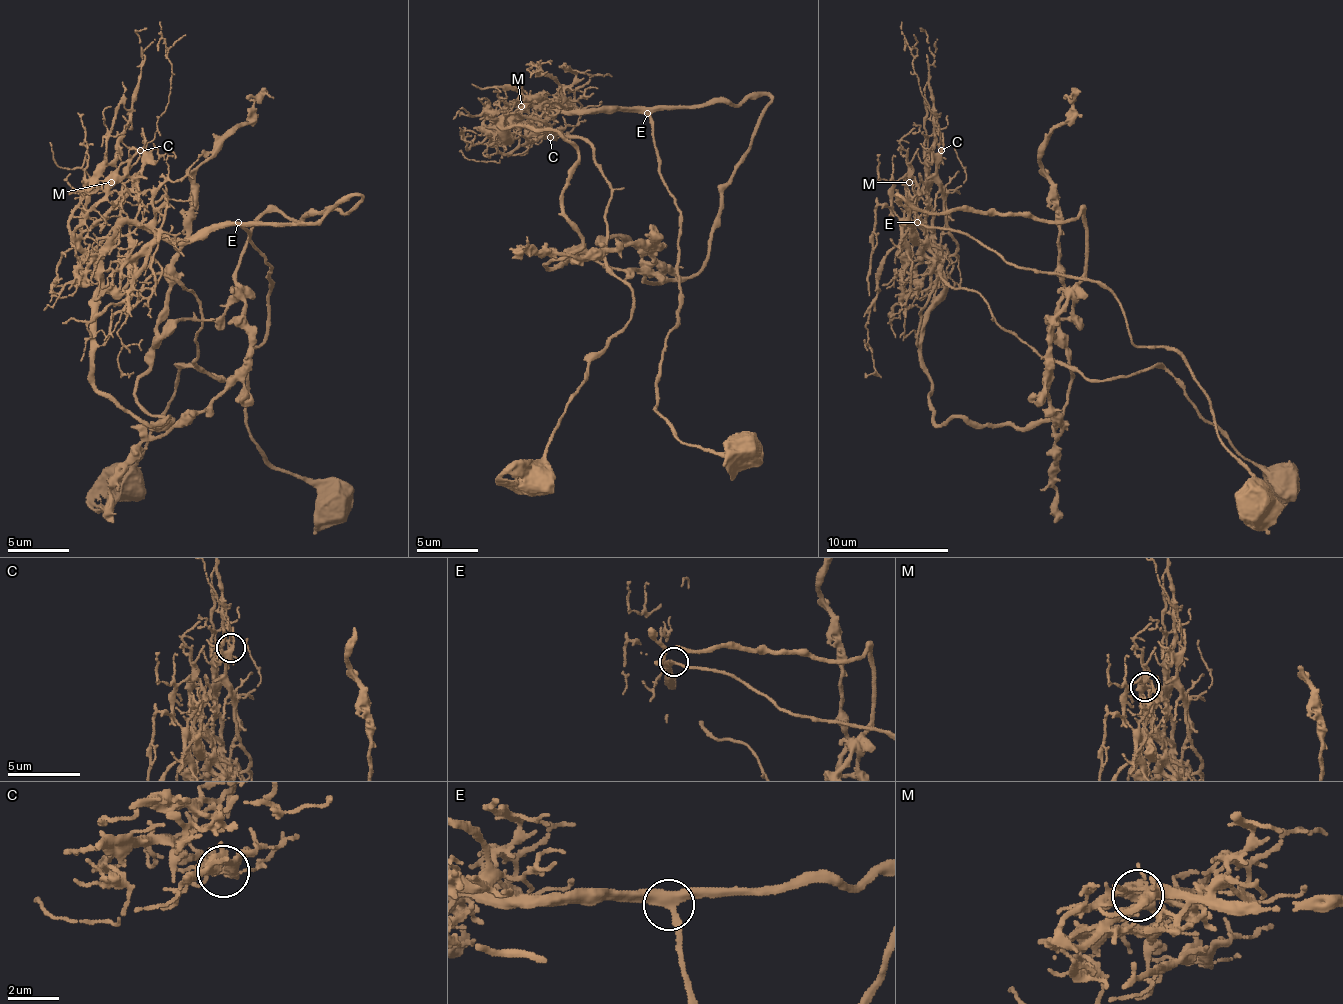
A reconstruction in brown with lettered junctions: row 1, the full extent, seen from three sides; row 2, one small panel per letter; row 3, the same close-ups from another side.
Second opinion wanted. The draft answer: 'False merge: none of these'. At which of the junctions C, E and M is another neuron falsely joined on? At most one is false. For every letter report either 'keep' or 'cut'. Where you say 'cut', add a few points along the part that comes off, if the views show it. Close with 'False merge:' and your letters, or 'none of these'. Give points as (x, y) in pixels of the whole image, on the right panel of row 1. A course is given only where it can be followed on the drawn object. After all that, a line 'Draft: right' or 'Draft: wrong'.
C: keep
E: keep
M: cut | (910, 181), (944, 286), (922, 329), (931, 419), (1033, 428), (1061, 416), (1064, 267), (1039, 144), (1079, 89)
False merge: M
Draft: wrong

